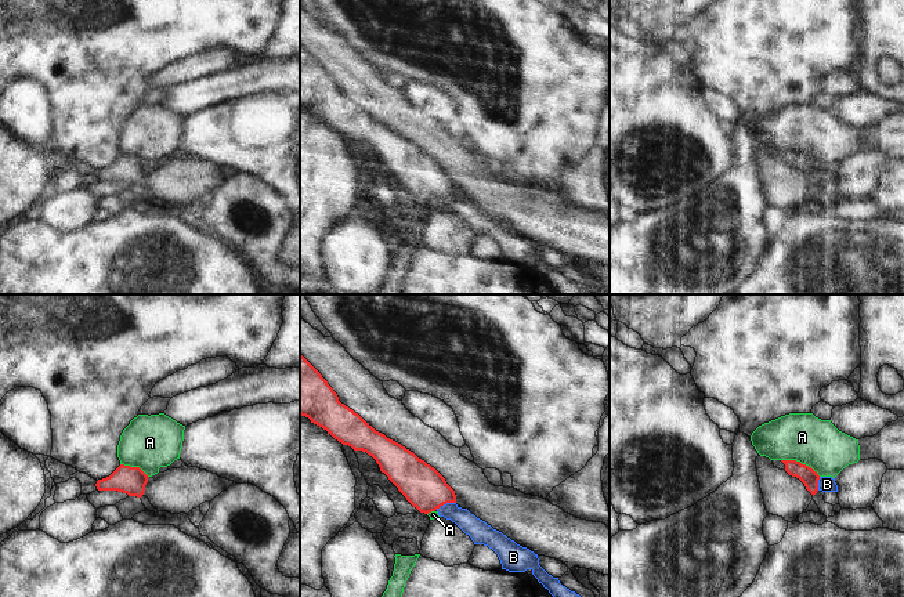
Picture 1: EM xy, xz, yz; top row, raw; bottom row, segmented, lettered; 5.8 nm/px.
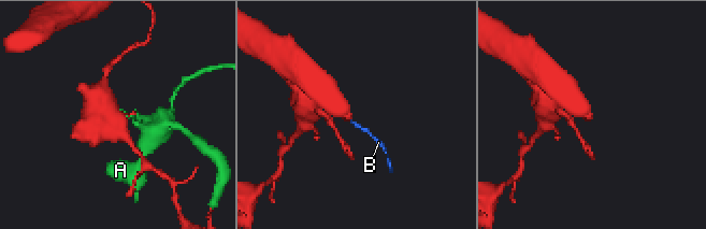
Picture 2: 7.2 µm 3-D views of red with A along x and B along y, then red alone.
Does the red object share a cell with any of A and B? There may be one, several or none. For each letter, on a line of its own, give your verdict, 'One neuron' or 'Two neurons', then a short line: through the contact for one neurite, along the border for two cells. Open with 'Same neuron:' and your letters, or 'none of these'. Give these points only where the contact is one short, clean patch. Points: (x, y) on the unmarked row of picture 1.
Same neuron: B
A: Two neurons
B: One neuron. Line: xz (425, 178), (436, 184), (445, 194), (477, 220).

